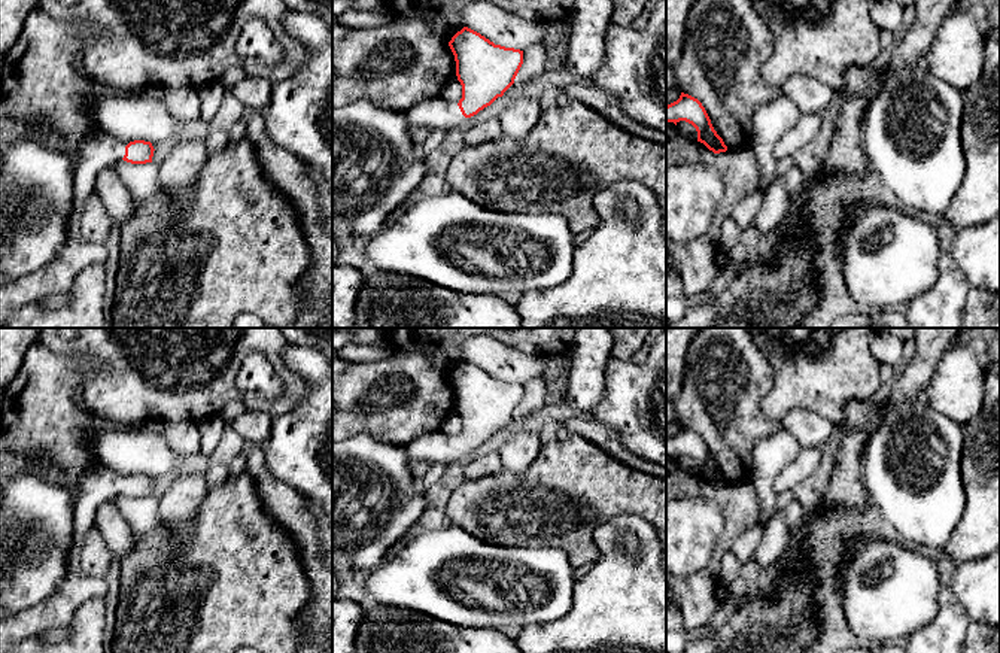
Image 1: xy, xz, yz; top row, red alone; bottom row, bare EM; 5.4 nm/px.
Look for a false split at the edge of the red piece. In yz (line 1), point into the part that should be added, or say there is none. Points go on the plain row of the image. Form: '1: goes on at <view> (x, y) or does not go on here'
1: does not go on here

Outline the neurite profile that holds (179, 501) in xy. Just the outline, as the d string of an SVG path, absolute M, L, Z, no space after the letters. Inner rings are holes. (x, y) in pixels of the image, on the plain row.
M188 473L170 477L158 496L158 519L171 541L183 543L191 535L198 508L207 492L206 474Z

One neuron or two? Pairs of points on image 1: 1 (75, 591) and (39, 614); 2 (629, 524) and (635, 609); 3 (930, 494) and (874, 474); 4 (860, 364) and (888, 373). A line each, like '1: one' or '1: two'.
1: one
2: one
3: one
4: two

